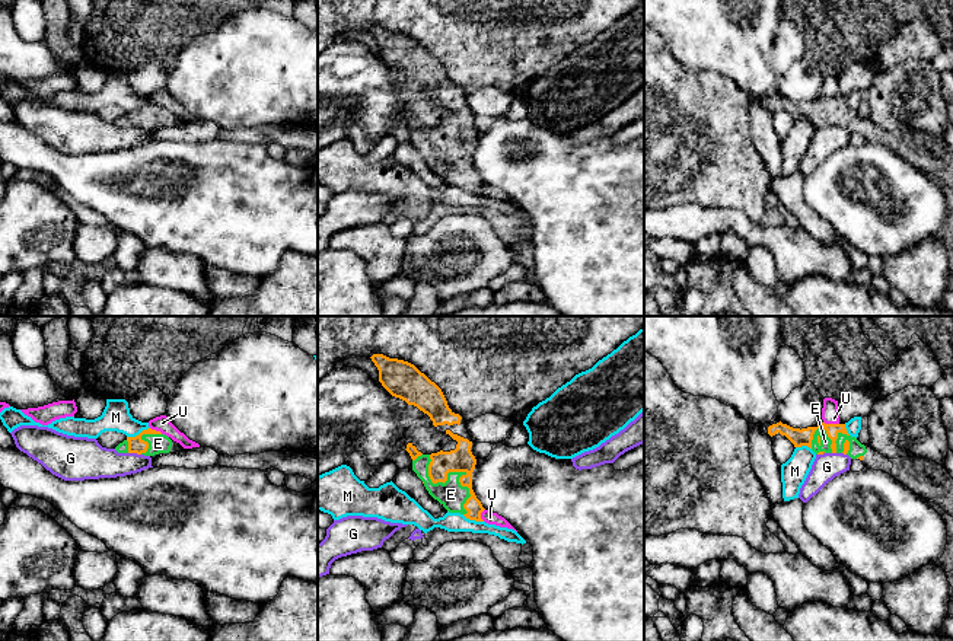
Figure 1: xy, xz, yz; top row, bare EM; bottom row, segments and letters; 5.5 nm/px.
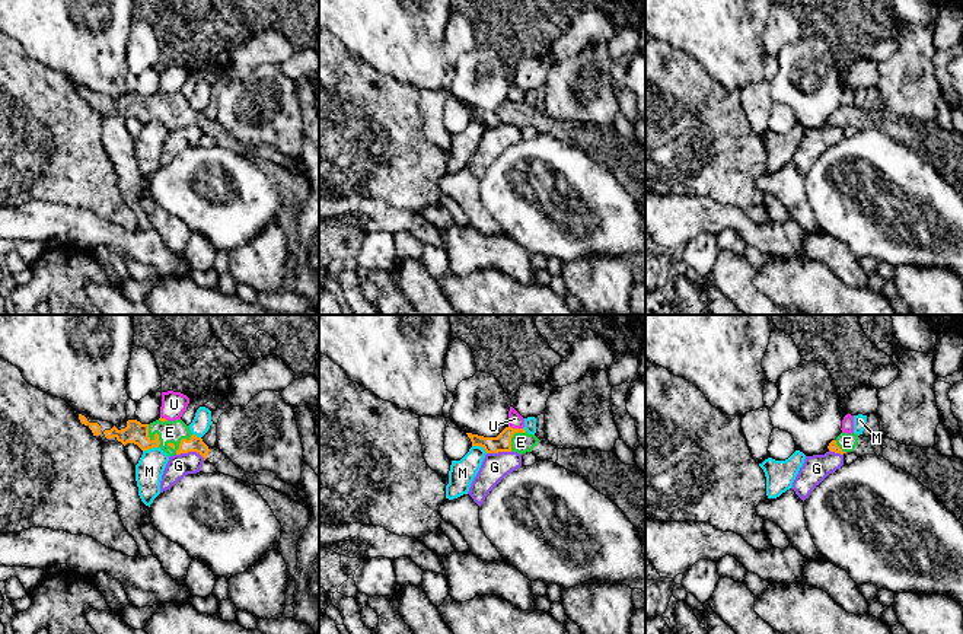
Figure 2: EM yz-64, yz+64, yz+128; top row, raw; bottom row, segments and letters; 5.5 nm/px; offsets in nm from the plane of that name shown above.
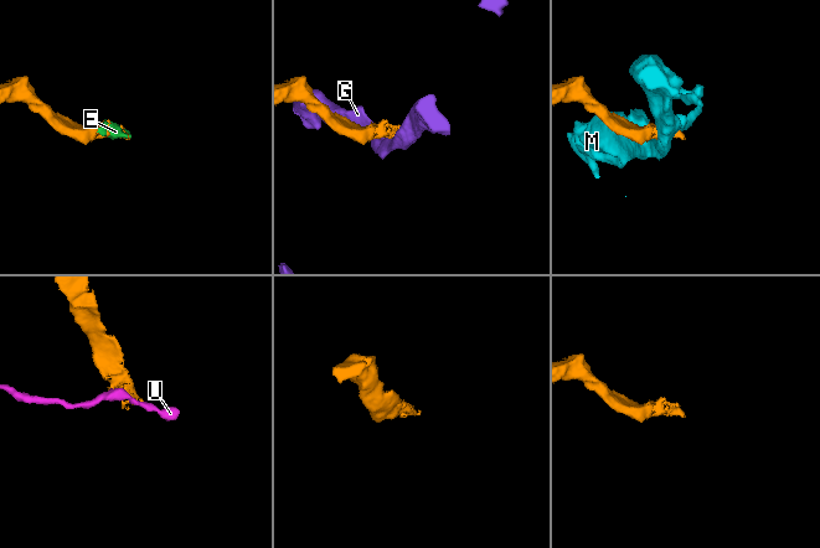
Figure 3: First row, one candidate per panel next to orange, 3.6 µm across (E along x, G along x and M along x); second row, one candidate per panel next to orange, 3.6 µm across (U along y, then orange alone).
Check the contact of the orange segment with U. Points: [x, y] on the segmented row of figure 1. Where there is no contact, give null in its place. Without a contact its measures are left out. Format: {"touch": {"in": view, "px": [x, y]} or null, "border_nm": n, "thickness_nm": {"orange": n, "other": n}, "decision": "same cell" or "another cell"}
{"touch": {"in": "yz", "px": [831, 424]}, "border_nm": 90, "thickness_nm": {"orange": 100, "other": 100}, "decision": "another cell"}

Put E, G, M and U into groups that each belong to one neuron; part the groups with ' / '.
E / G / M / U

